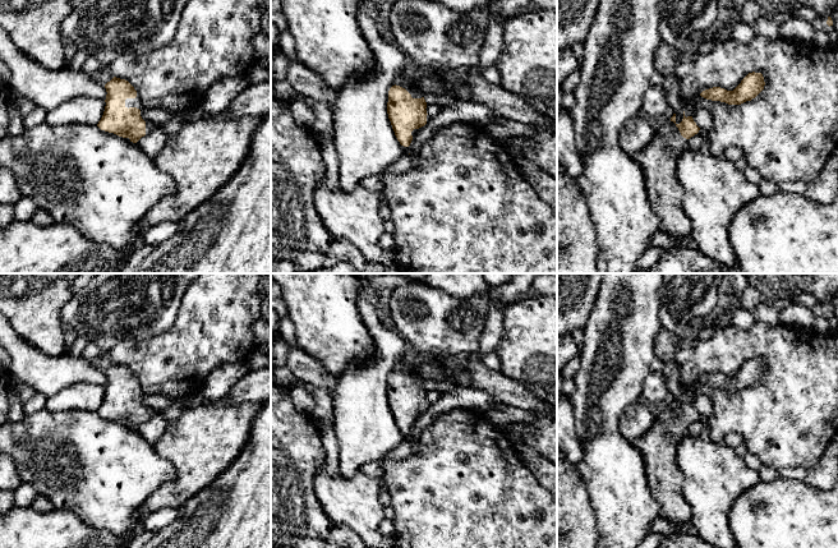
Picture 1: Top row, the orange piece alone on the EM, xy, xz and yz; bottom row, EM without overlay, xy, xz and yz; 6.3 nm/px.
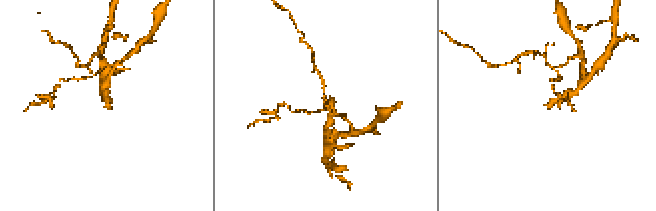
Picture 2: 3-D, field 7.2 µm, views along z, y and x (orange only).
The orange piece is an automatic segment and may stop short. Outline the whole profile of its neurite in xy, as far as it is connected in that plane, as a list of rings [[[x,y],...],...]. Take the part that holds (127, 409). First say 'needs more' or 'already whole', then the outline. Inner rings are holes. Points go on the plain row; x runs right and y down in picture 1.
needs more; [[[114,363],[105,374],[106,392],[97,410],[101,416],[129,424],[133,429],[153,418],[156,411],[143,406],[141,382],[128,367]]]

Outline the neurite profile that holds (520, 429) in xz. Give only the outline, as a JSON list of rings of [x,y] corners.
[[[514,423],[508,425],[507,429],[512,436],[517,436],[520,438],[529,436],[531,432],[528,423]]]

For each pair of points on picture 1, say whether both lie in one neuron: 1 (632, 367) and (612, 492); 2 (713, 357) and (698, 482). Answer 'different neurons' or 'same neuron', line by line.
1: same neuron
2: different neurons

